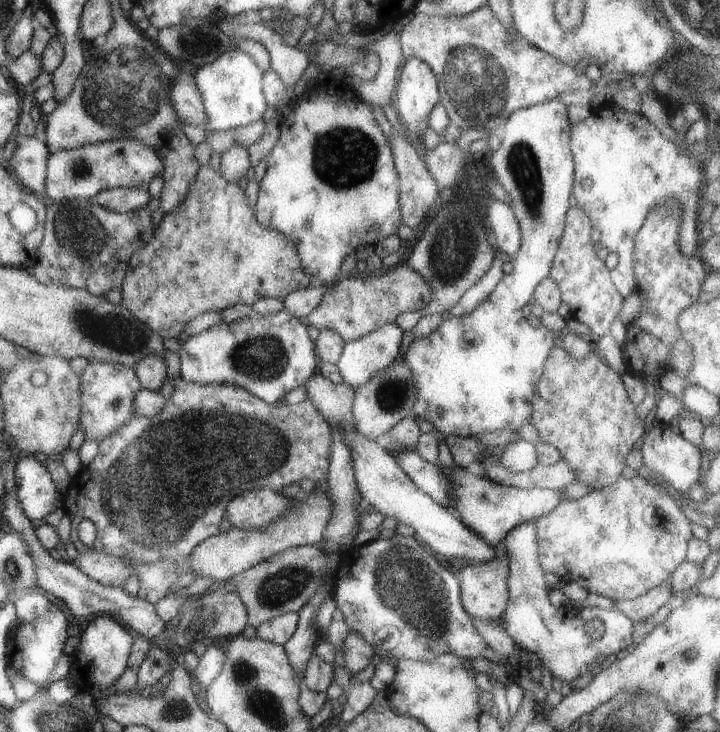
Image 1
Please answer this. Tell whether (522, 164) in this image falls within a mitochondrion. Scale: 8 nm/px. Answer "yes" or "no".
yes

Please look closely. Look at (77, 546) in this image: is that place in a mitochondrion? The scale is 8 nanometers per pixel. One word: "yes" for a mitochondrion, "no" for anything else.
no

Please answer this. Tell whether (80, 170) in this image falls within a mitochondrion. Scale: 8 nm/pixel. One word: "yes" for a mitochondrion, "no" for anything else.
yes

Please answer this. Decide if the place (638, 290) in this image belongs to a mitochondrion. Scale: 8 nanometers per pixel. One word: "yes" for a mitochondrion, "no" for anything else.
no

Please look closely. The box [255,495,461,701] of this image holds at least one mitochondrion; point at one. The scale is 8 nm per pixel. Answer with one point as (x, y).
(404, 586)

